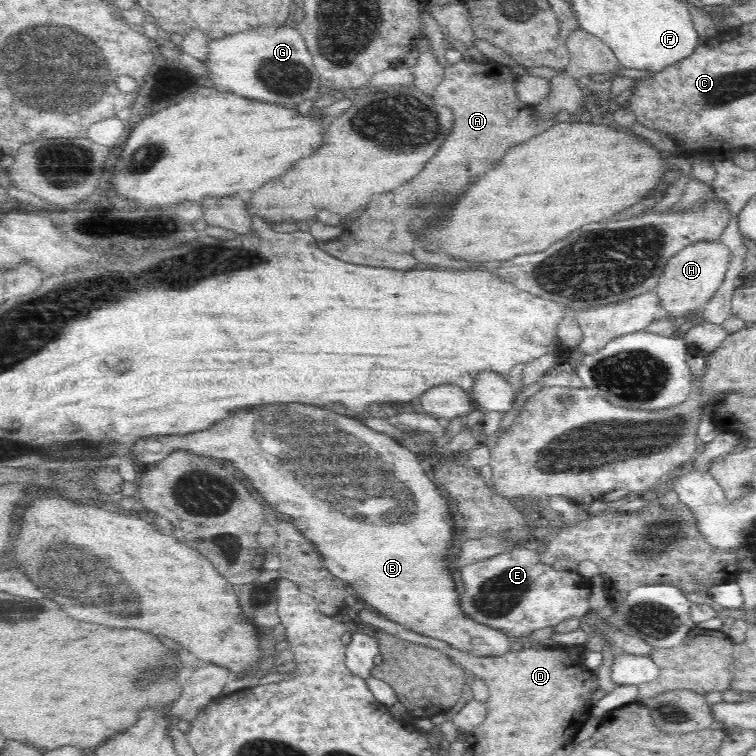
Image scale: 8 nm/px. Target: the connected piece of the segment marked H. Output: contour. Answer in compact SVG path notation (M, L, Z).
M699 240L680 249L676 256L667 262L658 281L656 294L660 298L662 314L678 324L684 324L686 316L699 312L714 294L721 288L722 281L728 270L730 249L720 241Z

